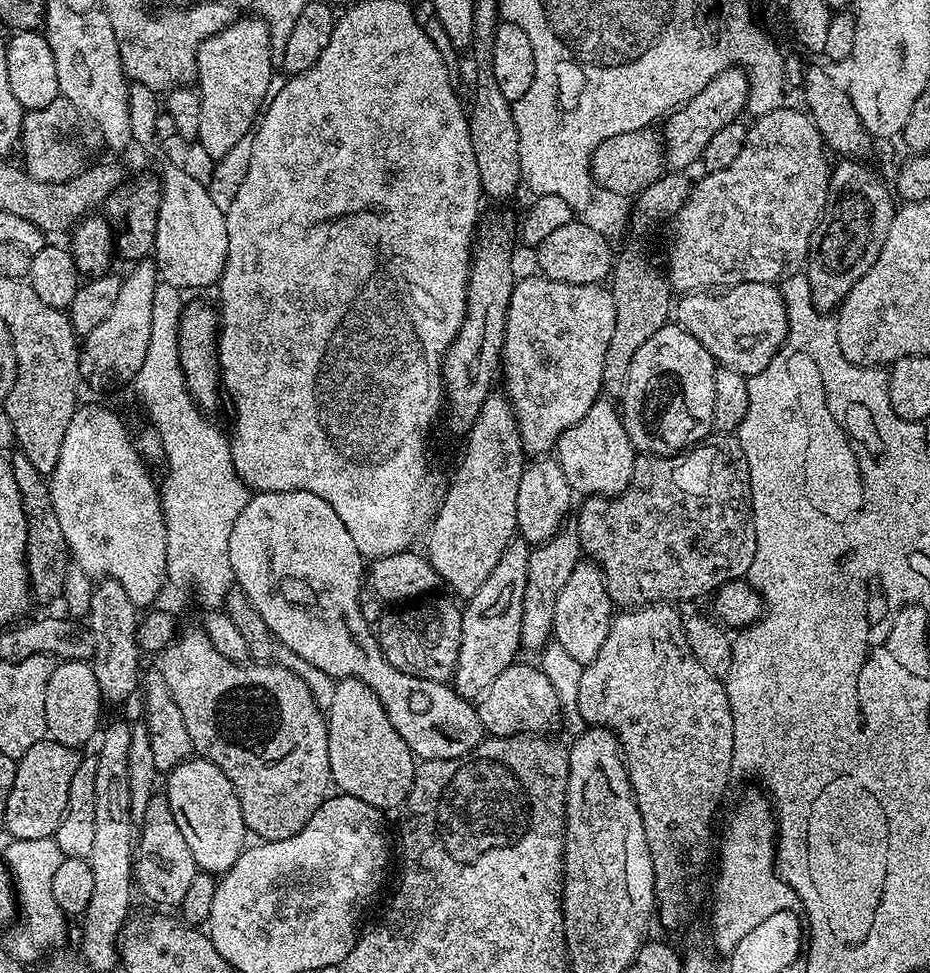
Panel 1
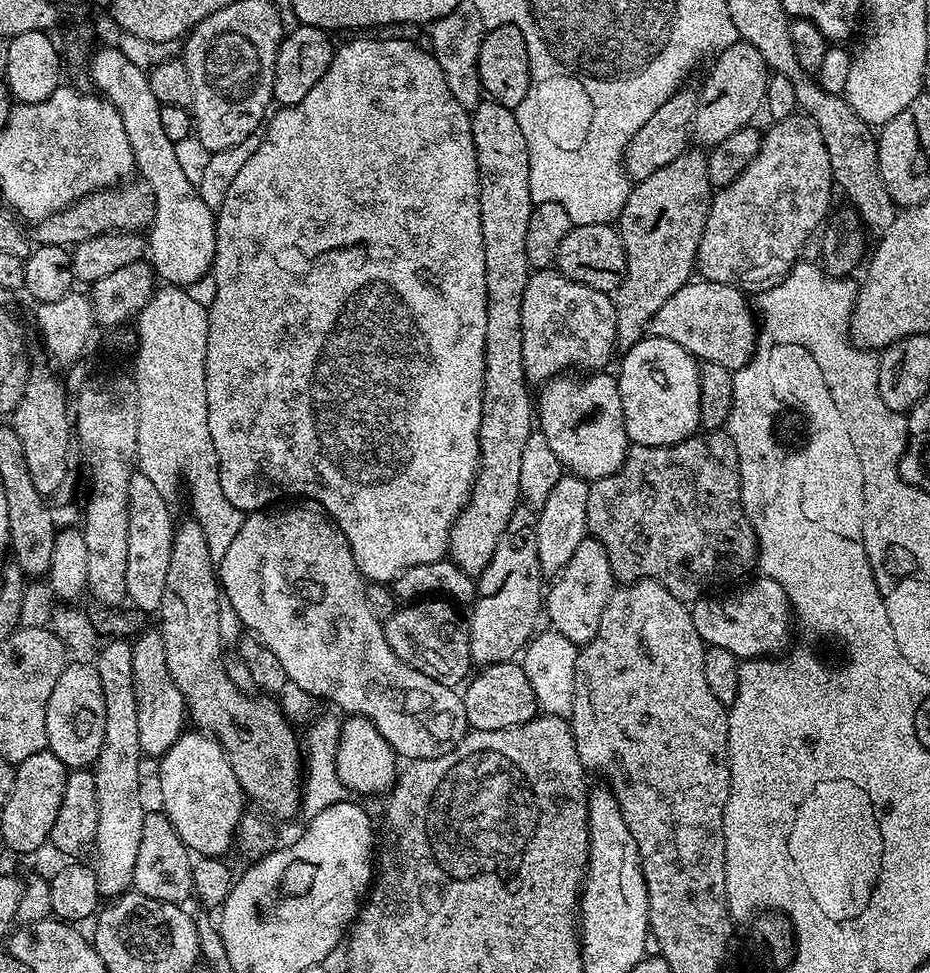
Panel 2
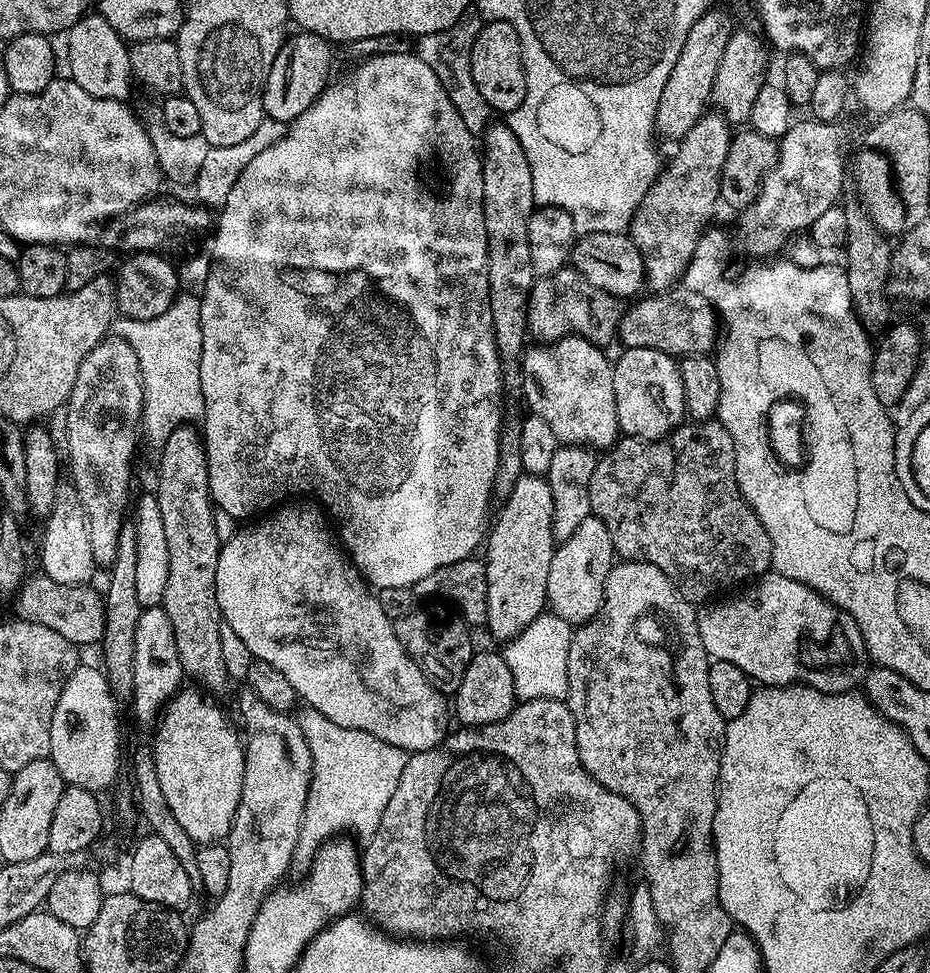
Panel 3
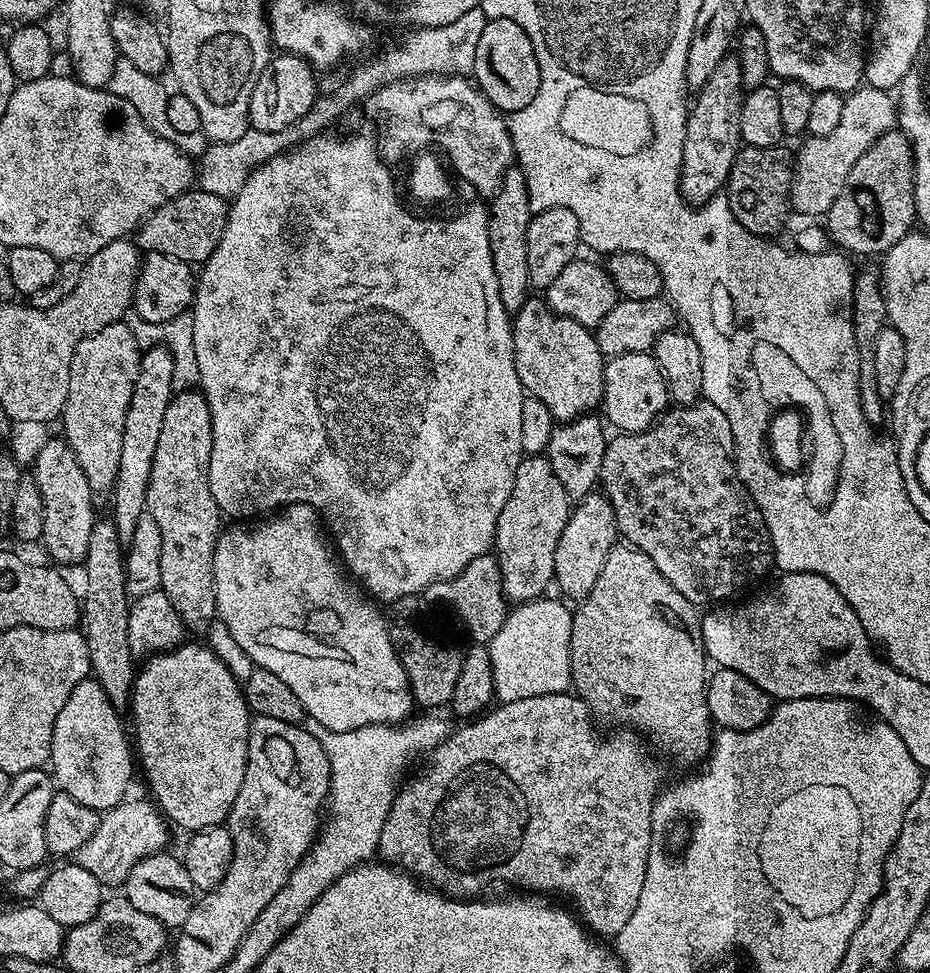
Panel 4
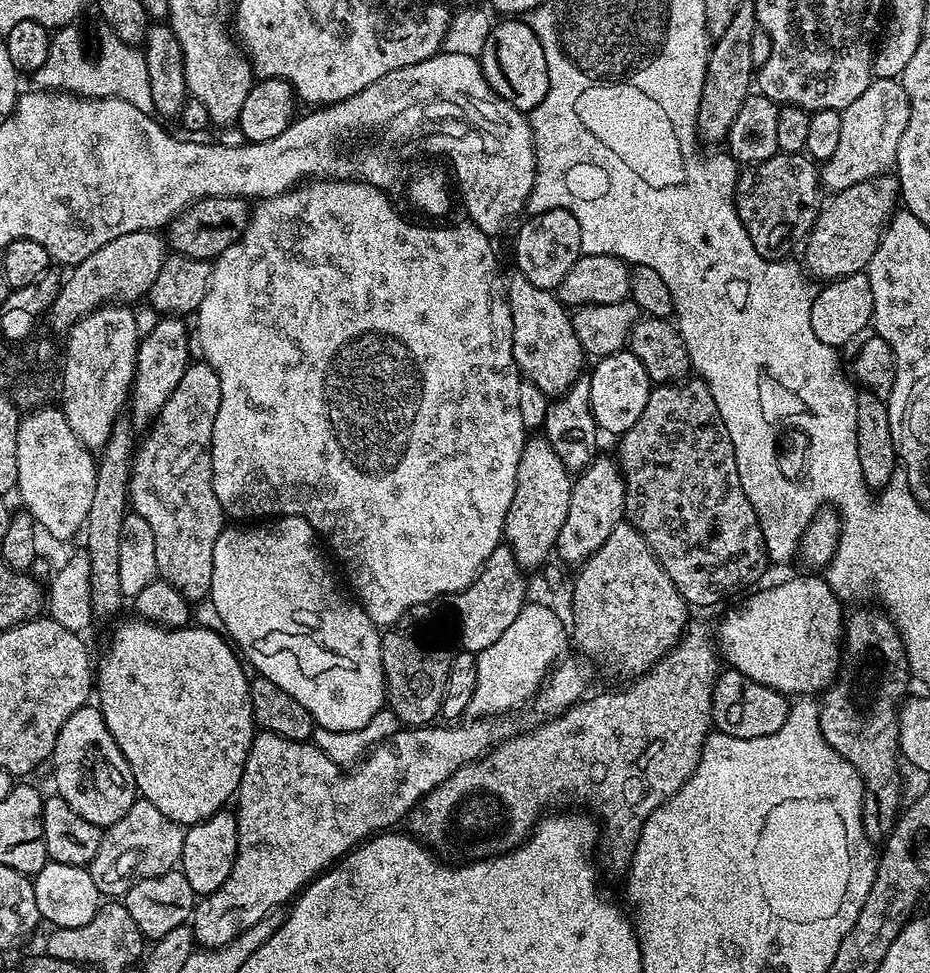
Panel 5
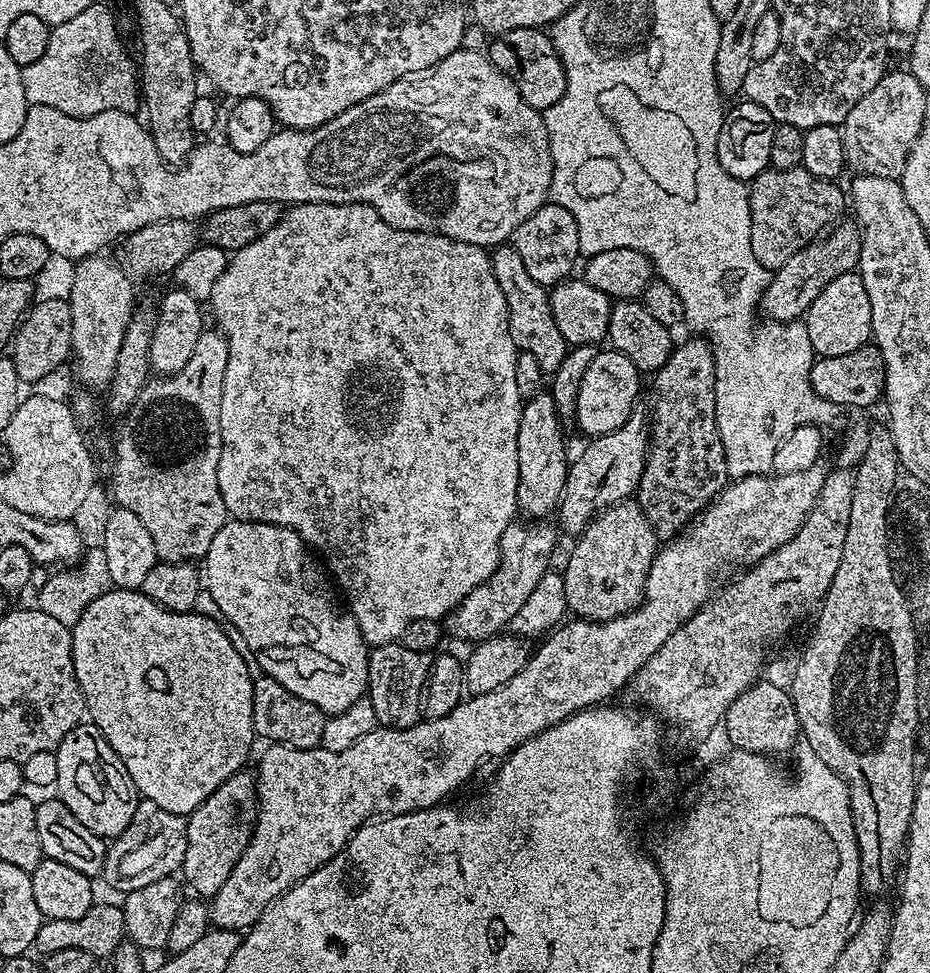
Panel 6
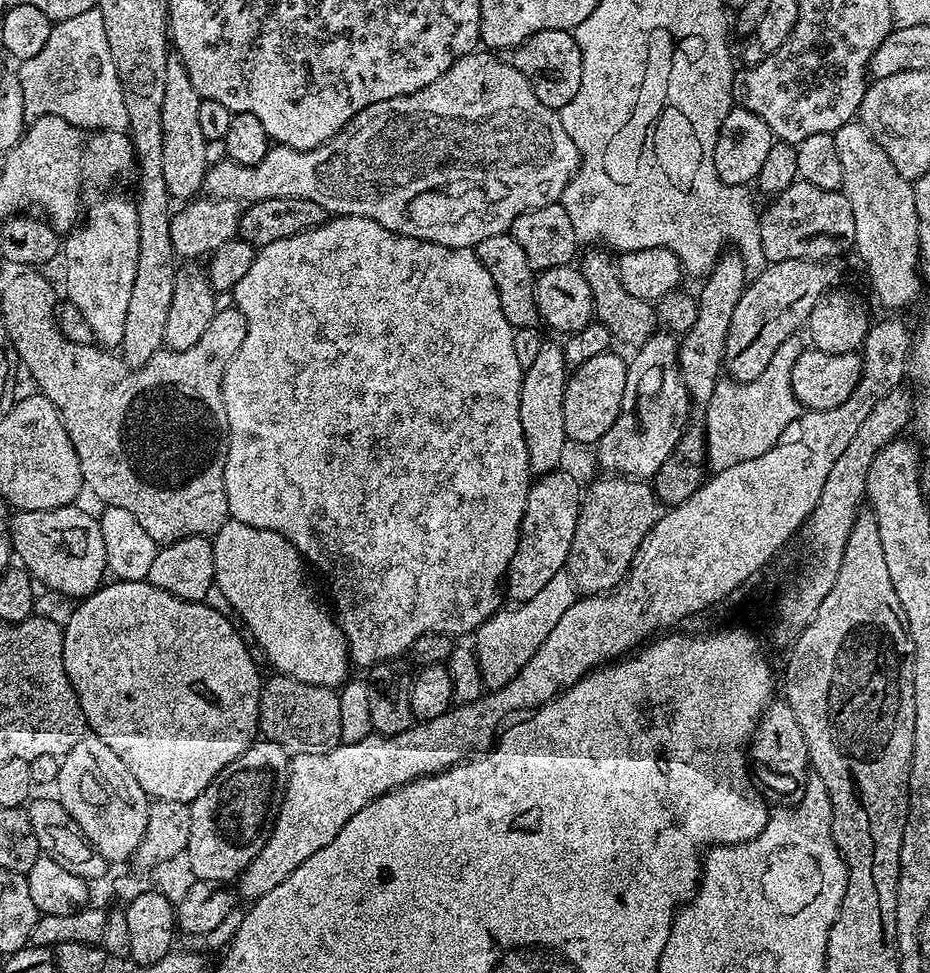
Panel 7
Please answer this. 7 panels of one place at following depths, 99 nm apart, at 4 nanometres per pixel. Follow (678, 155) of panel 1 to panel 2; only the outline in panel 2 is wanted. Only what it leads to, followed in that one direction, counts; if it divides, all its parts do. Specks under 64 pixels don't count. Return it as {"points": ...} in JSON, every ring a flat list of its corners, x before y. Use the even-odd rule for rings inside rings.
{"points":[[737,39,736,43,731,44,726,50,722,50,711,61,712,69,708,72,708,77,704,80,704,85,699,85,698,95,696,97,696,116,692,119,691,135,705,149,711,150,715,144,722,142,722,138,730,138,734,130,742,130,753,123,756,111,764,108,764,95,770,75,769,68,762,56,745,40]]}

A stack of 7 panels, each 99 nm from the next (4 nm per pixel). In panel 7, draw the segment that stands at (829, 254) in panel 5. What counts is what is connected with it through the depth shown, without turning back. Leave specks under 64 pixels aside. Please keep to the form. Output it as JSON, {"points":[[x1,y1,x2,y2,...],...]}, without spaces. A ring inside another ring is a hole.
{"points":[[787,260,768,264,757,276,751,277,742,298,738,298,738,306,734,306,734,318,730,318,724,347,723,367,731,379,753,380,770,366,774,350,807,325,814,304,837,283,834,265,819,260]]}

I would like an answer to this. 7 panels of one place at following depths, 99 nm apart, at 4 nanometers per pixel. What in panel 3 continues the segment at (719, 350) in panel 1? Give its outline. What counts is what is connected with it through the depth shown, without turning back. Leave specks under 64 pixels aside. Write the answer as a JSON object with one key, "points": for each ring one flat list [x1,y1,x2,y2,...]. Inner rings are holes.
{"points":[[677,286,669,291,662,292,659,294,648,294,648,297,645,300,637,299,635,302,637,304,632,304,623,309,621,318,620,318,620,330,618,333,618,340,624,348,645,348,646,350,662,350,667,354,667,356,671,356,673,358,683,358,686,356,702,356,708,353,711,353,713,349,717,347,718,344,718,313,715,308,713,308,712,303,706,298,702,298,702,294,698,294,694,290,690,290,689,288,685,288,683,286]]}

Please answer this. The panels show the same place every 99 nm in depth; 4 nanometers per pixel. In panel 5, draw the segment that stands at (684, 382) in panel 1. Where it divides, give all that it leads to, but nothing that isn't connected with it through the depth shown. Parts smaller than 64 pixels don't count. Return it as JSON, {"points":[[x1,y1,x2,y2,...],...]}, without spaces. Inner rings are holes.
{"points":[[621,350,609,356,599,357,595,361,596,369,587,377,590,386,590,406,596,419,596,427,601,433,616,432,623,434,642,418,646,402,654,387,651,378,646,374,646,366,638,362,631,350]]}

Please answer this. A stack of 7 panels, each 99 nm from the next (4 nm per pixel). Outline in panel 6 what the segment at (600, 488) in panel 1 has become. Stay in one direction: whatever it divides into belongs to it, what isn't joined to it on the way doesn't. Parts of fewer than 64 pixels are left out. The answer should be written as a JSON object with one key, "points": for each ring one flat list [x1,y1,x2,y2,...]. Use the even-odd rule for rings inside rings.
{"points":[[510,244,499,245,490,252,494,278,502,286,506,298,506,310,510,322,510,334,520,352,534,354,541,373,551,374,558,370,562,358,567,354,569,345,562,338,562,330,554,323,554,314,548,301,549,289,542,287,530,274,526,274,526,265,518,255,518,250]]}

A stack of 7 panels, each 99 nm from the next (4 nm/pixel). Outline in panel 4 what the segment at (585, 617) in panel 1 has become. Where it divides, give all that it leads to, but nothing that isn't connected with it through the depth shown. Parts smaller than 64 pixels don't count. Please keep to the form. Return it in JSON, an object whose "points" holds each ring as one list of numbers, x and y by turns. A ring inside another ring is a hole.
{"points":[[593,490,569,511,562,538,558,538,558,546,554,550,555,587,560,587,573,602,588,597,590,590,594,590,594,582,598,582,598,574,602,574,602,566,617,540,614,510,603,494]]}

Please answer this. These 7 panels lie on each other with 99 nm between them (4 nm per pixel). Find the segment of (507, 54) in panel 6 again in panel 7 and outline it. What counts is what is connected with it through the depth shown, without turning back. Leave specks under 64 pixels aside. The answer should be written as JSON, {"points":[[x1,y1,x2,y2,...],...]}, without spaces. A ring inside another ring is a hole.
{"points":[[569,29,562,30,542,30,530,38,526,38,517,48,511,49,510,63,532,83,534,94,547,108,559,110,578,94,578,86,582,86,582,50,578,50,578,42,575,35]]}

